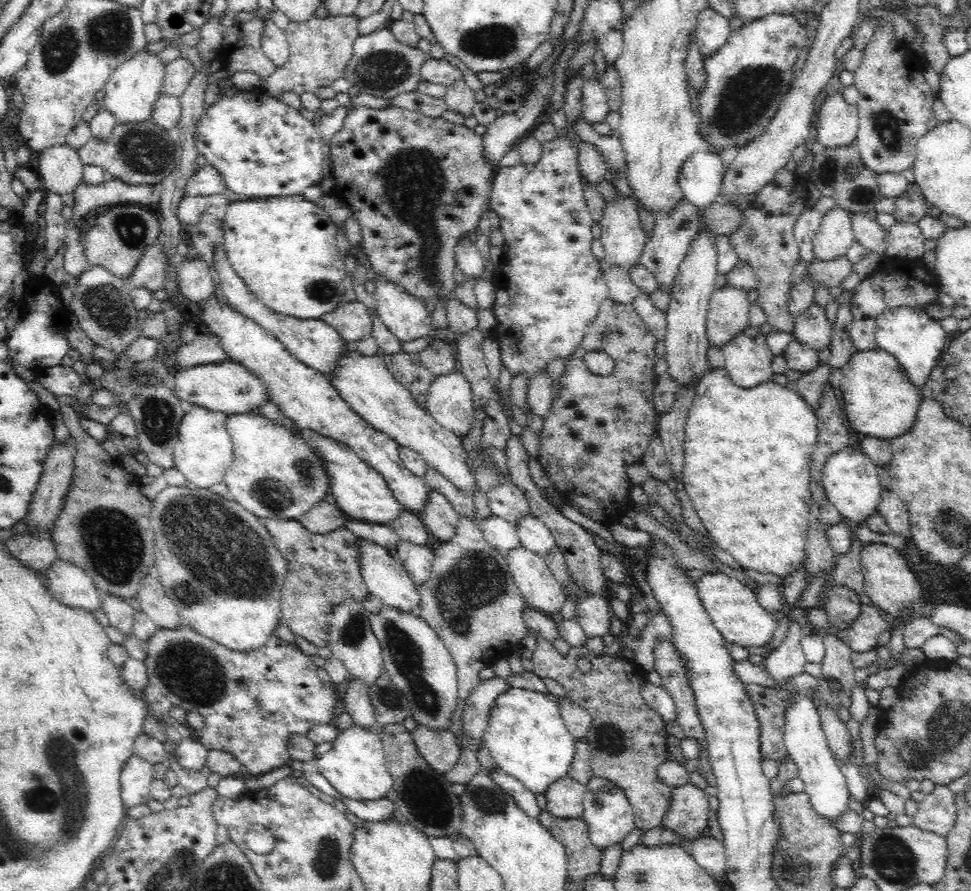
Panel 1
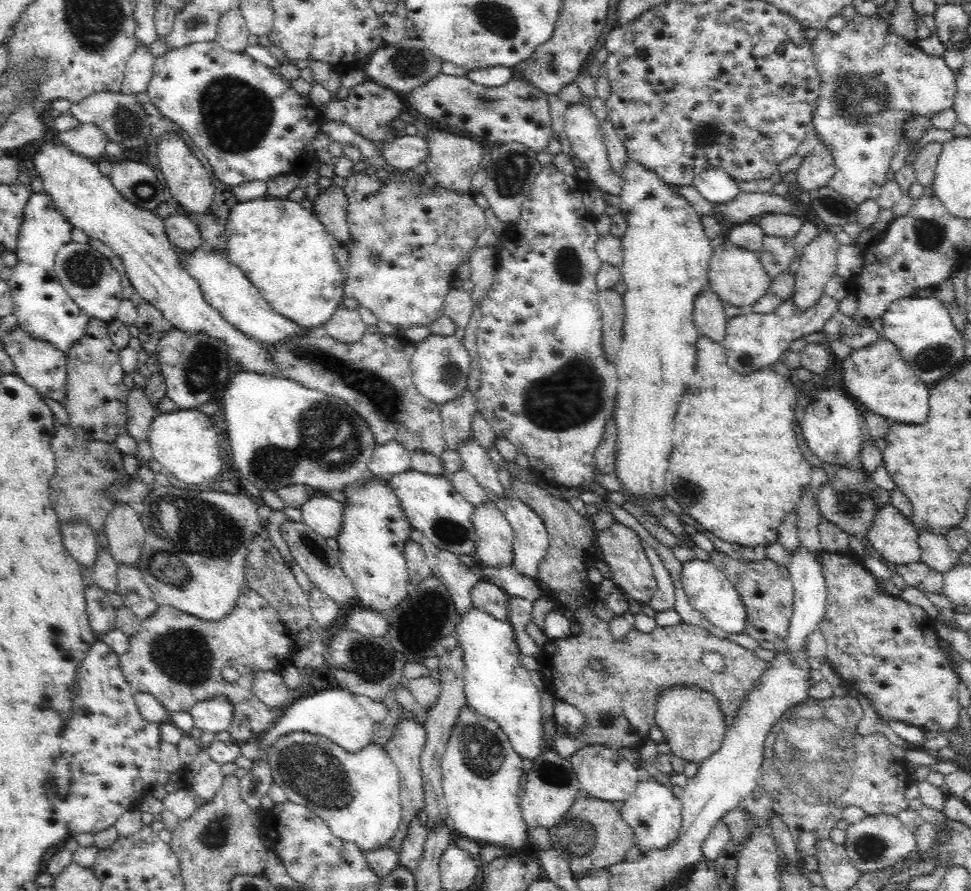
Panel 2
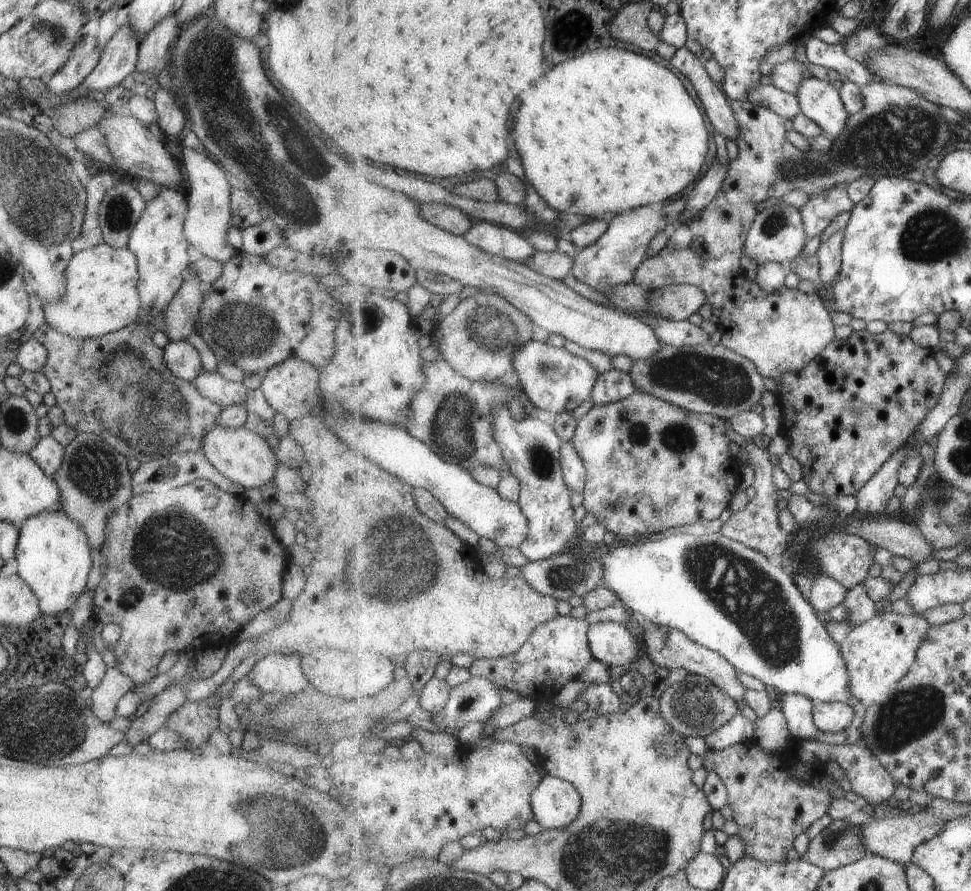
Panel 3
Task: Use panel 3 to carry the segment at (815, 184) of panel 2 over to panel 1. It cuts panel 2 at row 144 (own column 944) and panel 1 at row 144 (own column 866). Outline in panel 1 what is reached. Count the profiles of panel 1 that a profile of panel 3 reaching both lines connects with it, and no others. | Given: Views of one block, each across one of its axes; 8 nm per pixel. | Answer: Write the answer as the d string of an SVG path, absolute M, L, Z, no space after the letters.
M842 88L826 96L814 118L818 131L818 148L852 145L859 122L857 106L851 106L842 96Z

